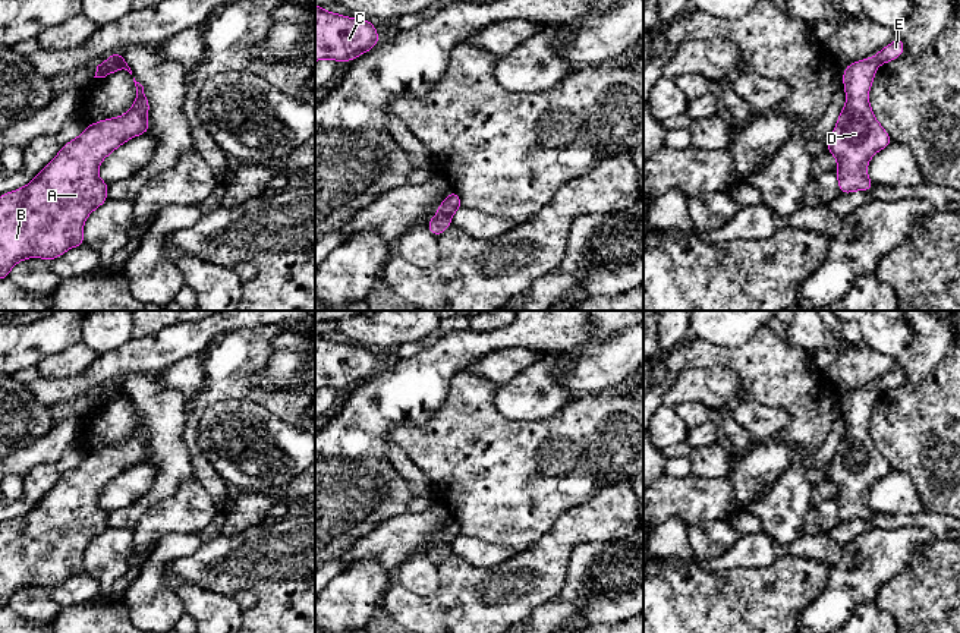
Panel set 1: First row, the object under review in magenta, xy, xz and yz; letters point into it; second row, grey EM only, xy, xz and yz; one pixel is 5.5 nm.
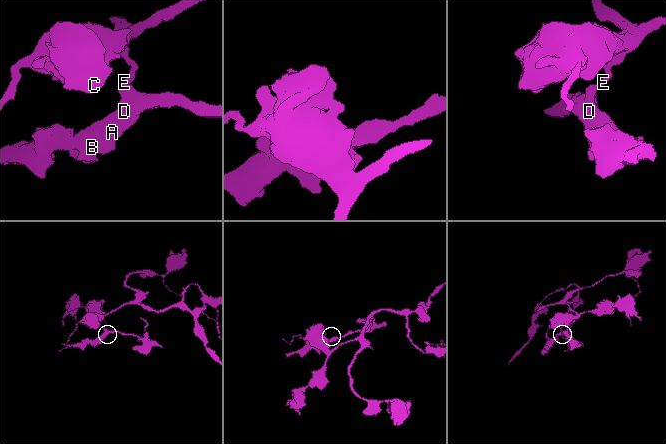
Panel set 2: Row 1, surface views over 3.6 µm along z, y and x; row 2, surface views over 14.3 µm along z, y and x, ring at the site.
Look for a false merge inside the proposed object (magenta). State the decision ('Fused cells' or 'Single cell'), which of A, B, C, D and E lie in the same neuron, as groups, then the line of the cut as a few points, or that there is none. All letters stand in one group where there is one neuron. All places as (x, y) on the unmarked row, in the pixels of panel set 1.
Fused cells. Groups: A B D / C E. Split along xz (438, 541), (449, 544)

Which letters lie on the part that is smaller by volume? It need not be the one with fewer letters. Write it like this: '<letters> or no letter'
A, B, D

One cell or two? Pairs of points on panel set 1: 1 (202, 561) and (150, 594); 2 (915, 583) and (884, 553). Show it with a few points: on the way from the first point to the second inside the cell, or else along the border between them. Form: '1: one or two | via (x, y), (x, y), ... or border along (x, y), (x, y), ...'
1: two | border along (202, 545), (172, 561)
2: two | border along (924, 542), (915, 550), (912, 560), (877, 592)

